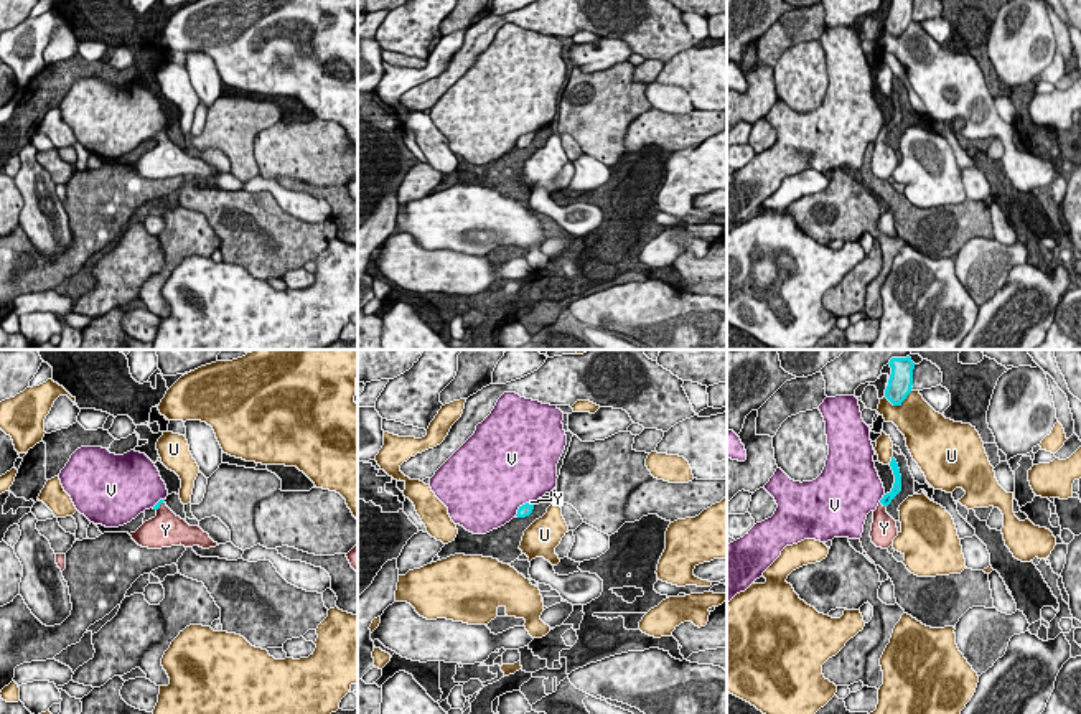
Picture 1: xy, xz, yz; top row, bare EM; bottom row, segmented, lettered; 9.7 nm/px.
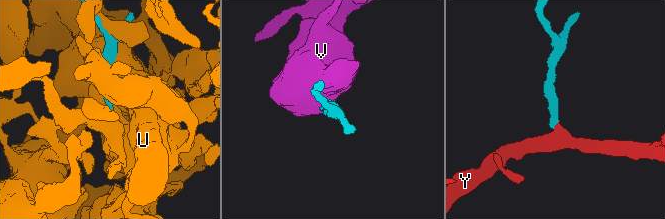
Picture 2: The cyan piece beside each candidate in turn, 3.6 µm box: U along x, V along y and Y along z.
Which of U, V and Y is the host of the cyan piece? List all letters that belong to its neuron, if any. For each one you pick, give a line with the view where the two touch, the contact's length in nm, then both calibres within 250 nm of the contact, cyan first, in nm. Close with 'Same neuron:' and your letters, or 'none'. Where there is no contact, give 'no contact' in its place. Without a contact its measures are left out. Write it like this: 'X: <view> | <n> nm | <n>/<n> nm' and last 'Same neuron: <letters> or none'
Y: yz | 80 nm | 100/260 nm
Same neuron: Y

